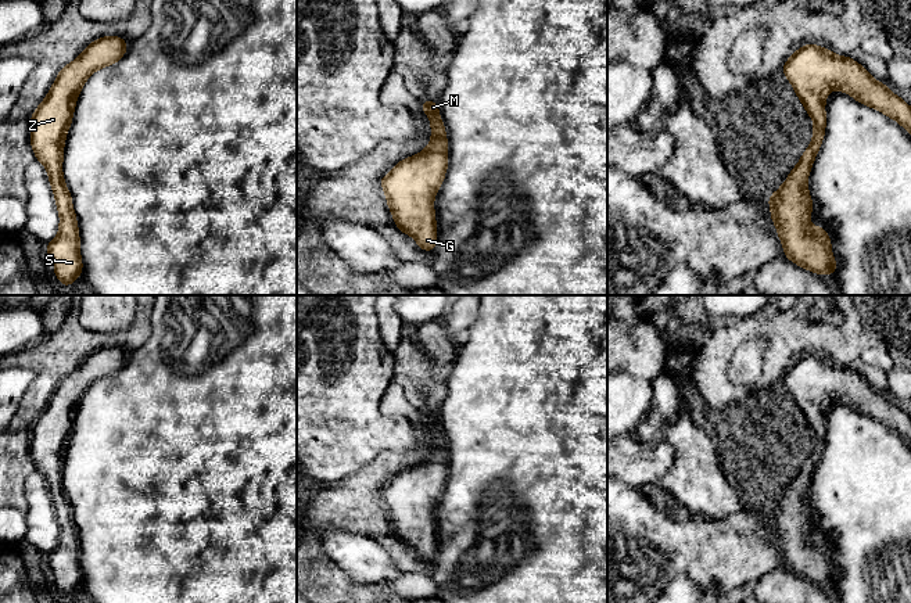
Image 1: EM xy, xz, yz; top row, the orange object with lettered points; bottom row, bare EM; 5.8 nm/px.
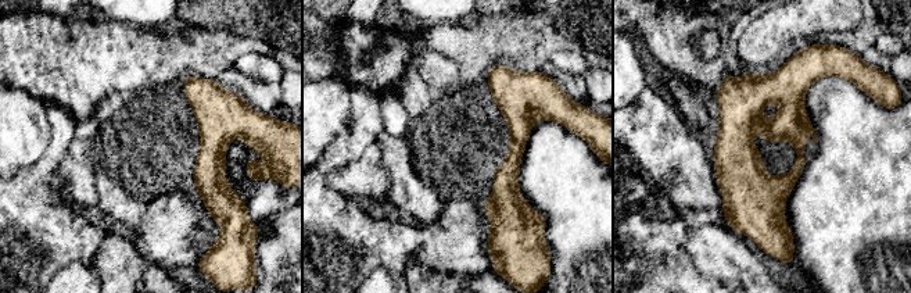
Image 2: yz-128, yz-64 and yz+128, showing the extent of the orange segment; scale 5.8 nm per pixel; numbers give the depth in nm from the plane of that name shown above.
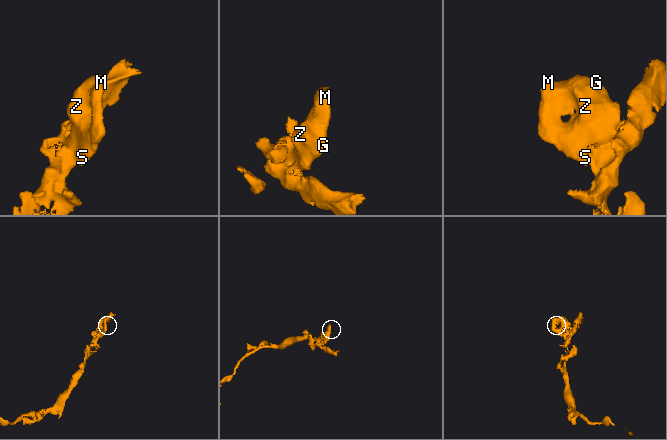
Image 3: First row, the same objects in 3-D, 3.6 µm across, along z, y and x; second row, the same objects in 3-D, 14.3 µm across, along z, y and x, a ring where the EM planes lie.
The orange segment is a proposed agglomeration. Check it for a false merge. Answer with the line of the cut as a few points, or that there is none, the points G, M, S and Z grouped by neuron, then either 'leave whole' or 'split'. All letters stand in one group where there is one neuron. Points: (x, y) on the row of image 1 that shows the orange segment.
no cut | G M S Z | leave whole

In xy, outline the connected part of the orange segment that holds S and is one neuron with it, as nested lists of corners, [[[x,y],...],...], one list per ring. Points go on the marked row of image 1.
[[[104,36],[92,42],[76,60],[61,68],[49,94],[31,116],[31,146],[36,159],[49,173],[60,213],[58,234],[44,248],[62,286],[71,286],[83,268],[76,213],[62,176],[65,137],[78,96],[87,78],[97,69],[118,62],[126,49],[128,43],[118,36]]]

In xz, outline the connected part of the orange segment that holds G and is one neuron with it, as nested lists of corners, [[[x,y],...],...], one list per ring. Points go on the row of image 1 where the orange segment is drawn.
[[[422,101],[431,123],[431,141],[417,155],[399,161],[380,179],[397,229],[415,238],[423,251],[437,245],[434,197],[448,168],[448,141],[438,104]]]

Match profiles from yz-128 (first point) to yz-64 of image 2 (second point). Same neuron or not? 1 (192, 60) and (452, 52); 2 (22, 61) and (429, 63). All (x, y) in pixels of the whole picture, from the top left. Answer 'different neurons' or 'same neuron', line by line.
1: same neuron
2: same neuron

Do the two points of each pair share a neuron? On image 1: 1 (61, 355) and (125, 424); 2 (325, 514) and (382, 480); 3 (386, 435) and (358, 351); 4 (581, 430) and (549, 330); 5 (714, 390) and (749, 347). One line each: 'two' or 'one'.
1: two
2: one
3: one
4: one
5: two

